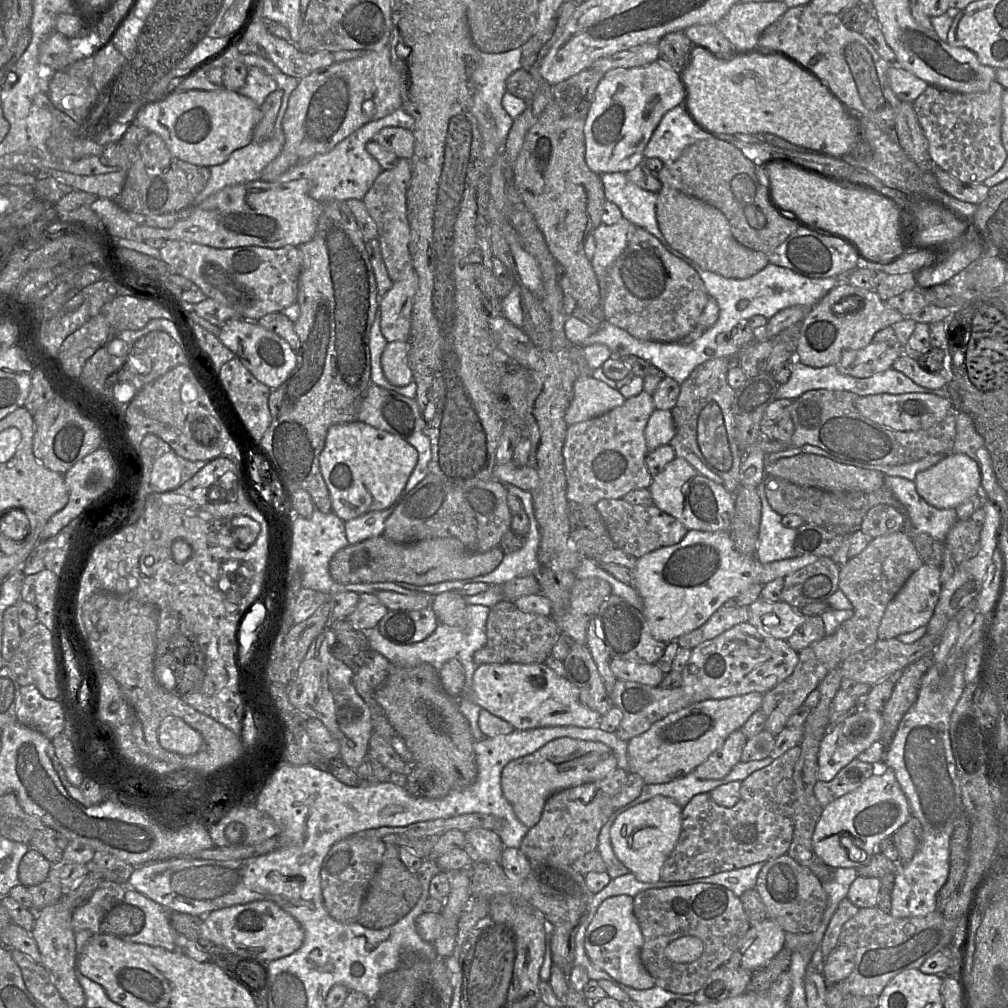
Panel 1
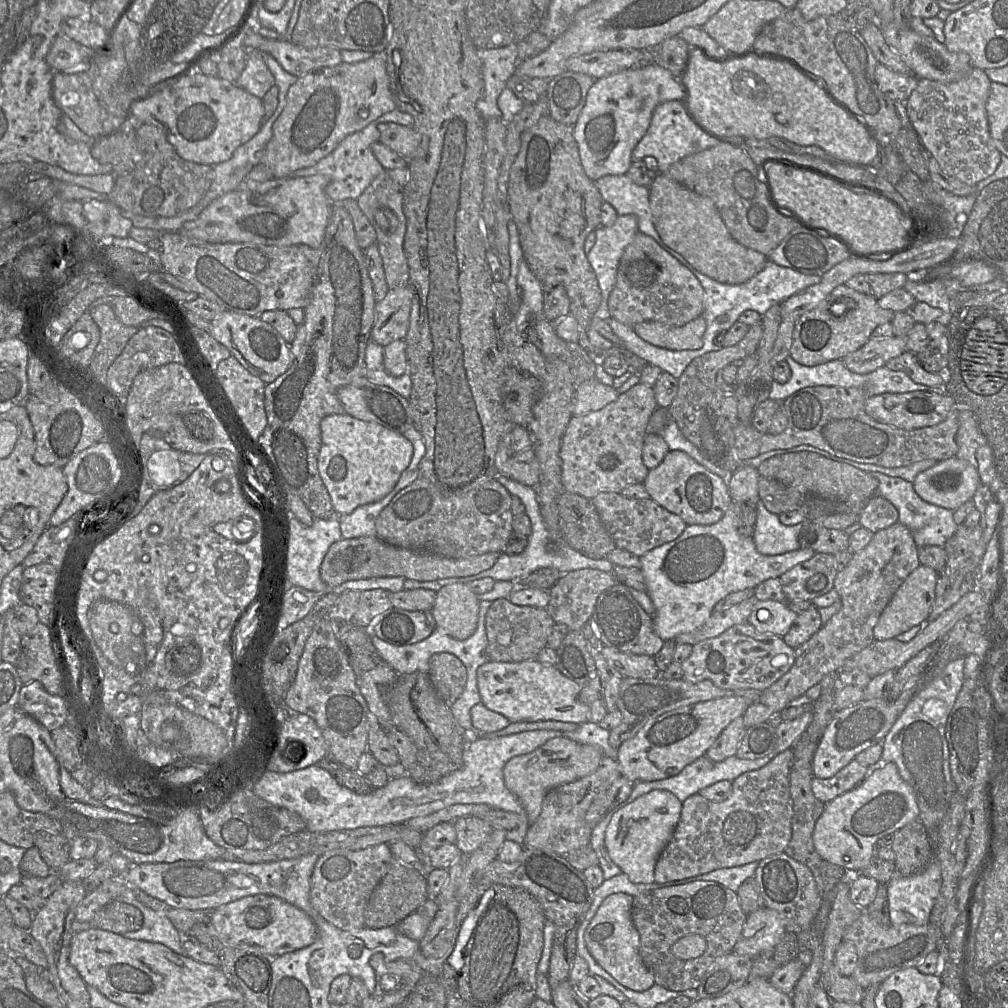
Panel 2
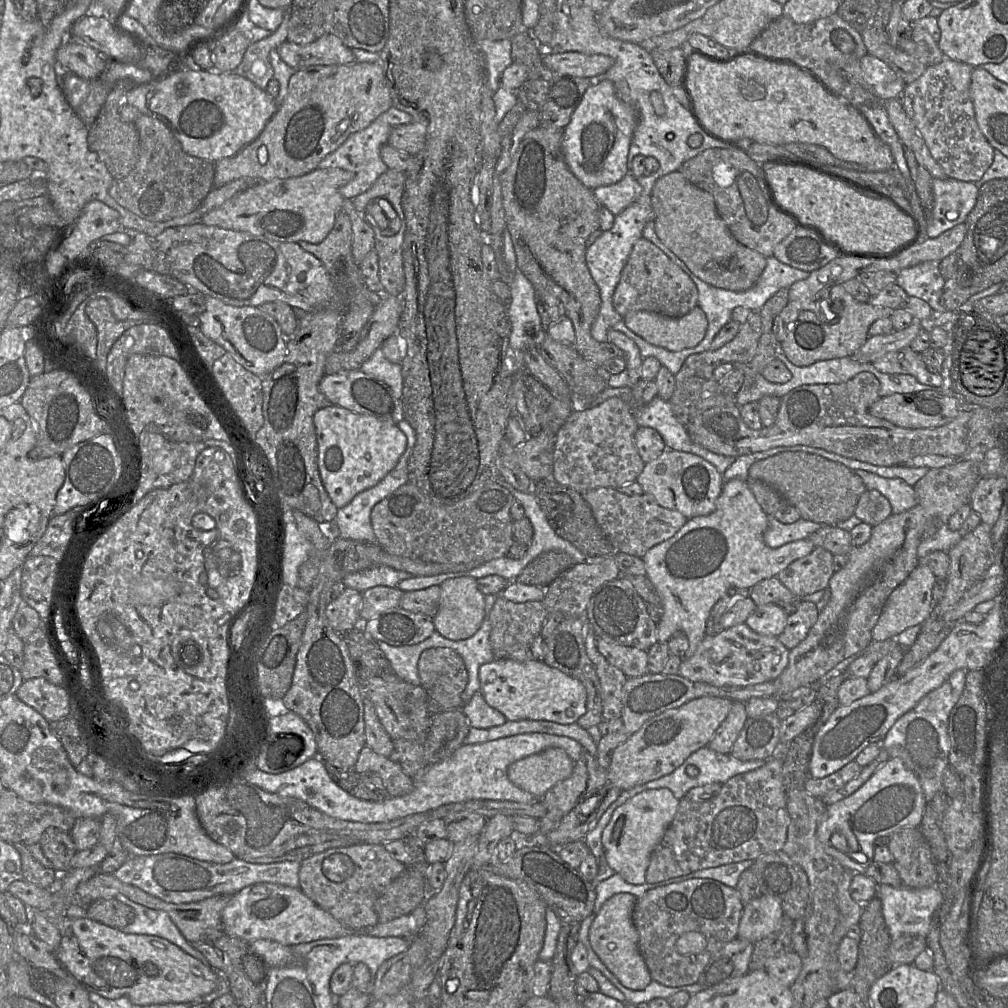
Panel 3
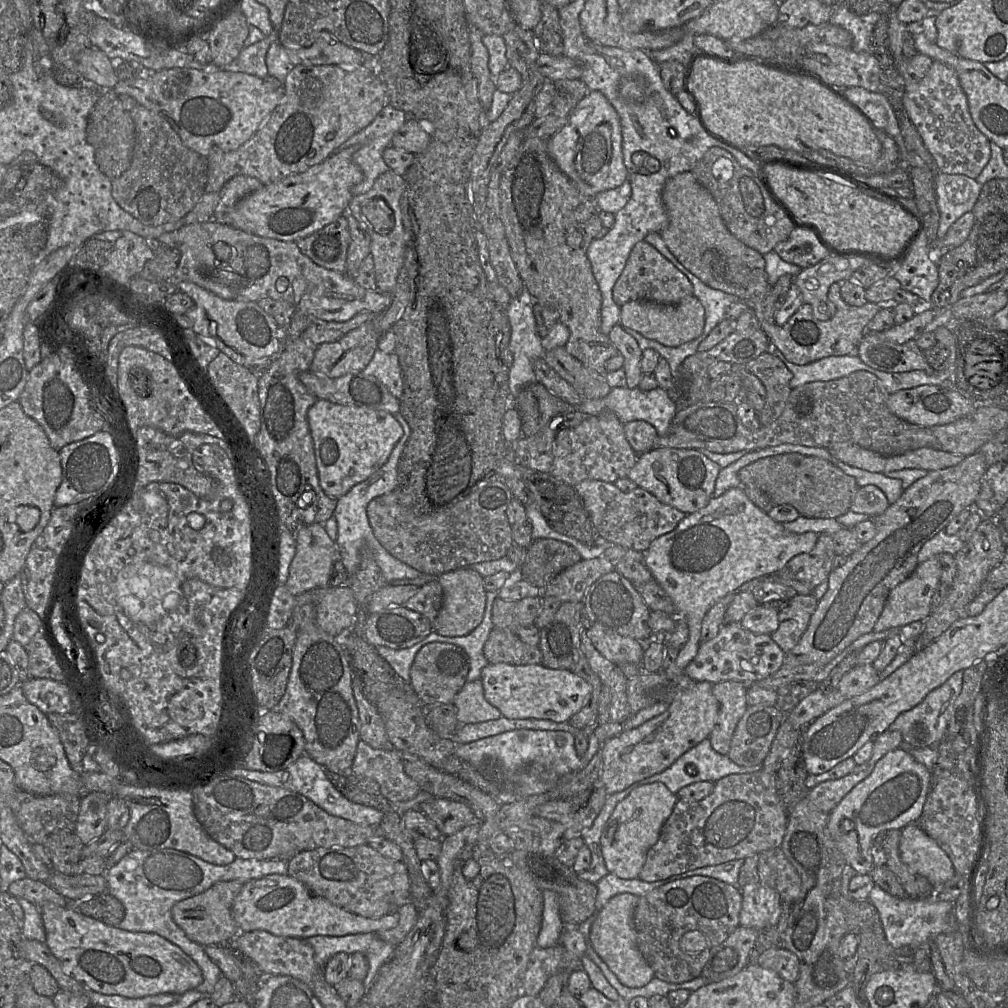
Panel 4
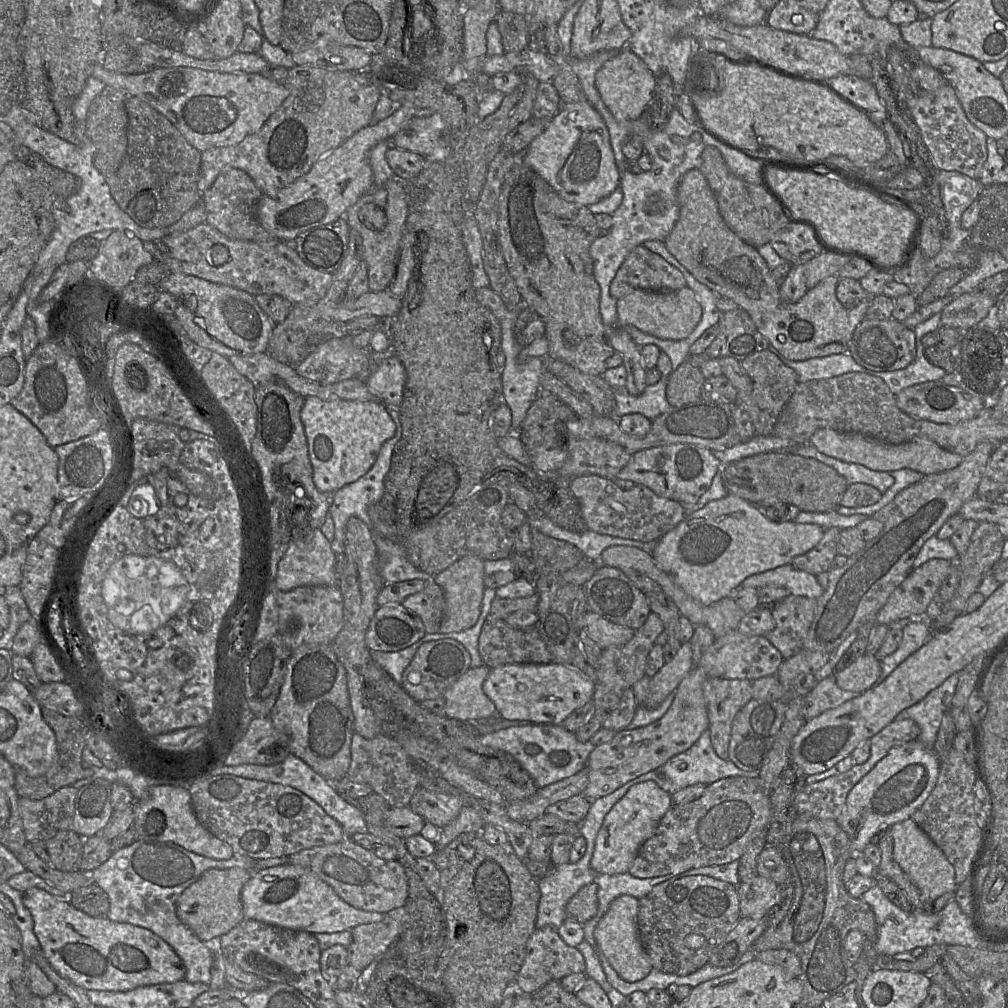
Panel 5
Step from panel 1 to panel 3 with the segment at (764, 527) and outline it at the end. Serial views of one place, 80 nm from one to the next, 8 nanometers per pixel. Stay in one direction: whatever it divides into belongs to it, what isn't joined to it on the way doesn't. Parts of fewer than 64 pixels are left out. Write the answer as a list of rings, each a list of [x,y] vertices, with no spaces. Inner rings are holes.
[[[769,515],[764,542],[771,548],[778,548],[789,542],[806,539],[822,526],[827,526],[827,524],[820,524],[803,518],[790,524],[784,524],[773,515]]]

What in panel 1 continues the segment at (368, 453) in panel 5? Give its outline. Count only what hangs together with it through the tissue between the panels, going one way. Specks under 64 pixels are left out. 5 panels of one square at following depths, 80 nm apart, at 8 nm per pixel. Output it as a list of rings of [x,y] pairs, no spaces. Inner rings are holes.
[[[359,420],[331,426],[327,431],[319,464],[331,497],[332,512],[347,522],[368,512],[388,508],[401,496],[417,461],[416,448],[399,435],[375,428]]]

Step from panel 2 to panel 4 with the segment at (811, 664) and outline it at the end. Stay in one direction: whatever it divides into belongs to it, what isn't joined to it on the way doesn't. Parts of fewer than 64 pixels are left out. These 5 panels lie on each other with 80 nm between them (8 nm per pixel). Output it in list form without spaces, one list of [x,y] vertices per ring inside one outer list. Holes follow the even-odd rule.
[[[978,450],[964,457],[955,466],[928,471],[927,475],[905,489],[900,498],[891,504],[884,513],[872,518],[876,527],[876,535],[850,555],[843,566],[831,571],[828,577],[828,590],[818,600],[817,608],[805,633],[797,645],[786,653],[785,664],[788,666],[813,664],[824,667],[857,638],[872,632],[891,590],[916,569],[917,557],[922,545],[943,530],[962,510],[974,508],[986,469],[985,456]]]

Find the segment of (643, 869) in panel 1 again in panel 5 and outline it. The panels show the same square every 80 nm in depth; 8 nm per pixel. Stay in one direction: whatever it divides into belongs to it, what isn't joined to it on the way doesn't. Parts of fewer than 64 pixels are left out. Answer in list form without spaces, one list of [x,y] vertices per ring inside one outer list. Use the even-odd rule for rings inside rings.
[[[654,781],[632,786],[605,816],[595,840],[590,866],[598,874],[629,873],[642,844],[652,837],[673,801],[671,794],[661,789]]]

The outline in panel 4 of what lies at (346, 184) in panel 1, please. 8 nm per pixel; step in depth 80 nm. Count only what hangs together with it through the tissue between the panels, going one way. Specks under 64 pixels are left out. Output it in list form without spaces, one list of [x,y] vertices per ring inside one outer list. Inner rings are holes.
[[[387,103],[367,127],[340,146],[357,146],[352,160],[362,170],[364,179],[351,188],[353,196],[368,192],[375,180],[390,170],[383,159],[383,152],[391,145],[393,136],[407,120],[405,112]]]

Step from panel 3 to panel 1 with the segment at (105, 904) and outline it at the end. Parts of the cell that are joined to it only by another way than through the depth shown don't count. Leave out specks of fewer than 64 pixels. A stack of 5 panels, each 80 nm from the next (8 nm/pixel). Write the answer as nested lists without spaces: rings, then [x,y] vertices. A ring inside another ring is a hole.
[[[119,903],[115,905],[101,922],[101,933],[123,937],[138,934],[144,927],[145,915],[137,906]]]

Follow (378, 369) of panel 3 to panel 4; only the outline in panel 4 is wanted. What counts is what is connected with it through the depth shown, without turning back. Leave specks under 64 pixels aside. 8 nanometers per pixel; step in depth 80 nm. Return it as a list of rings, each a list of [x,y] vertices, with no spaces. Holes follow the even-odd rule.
[[[378,349],[361,373],[374,376],[388,388],[393,396],[401,399],[403,394],[402,370],[398,355],[395,352],[385,353]]]

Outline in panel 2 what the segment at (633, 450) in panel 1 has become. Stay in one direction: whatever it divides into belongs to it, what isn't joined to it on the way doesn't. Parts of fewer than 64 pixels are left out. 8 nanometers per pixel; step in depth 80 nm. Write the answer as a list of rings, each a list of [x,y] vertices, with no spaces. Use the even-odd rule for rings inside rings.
[[[640,382],[602,409],[572,416],[559,453],[564,490],[591,500],[602,492],[620,493],[629,485],[643,484],[649,472],[642,460],[643,442],[649,418],[657,408],[654,387]]]

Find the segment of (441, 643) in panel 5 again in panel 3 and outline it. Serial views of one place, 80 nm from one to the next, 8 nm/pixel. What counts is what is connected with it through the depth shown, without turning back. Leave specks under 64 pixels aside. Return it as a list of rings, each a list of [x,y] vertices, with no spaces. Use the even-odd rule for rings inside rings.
[[[430,648],[418,660],[420,685],[440,710],[461,708],[468,672],[462,657],[450,648]]]

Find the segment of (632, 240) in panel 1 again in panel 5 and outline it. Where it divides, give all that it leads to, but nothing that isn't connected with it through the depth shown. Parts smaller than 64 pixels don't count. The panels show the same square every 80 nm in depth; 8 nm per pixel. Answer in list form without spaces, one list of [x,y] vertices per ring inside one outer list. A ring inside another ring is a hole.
[[[643,245],[626,257],[610,285],[610,293],[620,299],[634,290],[671,292],[687,286],[683,274],[662,256]]]

